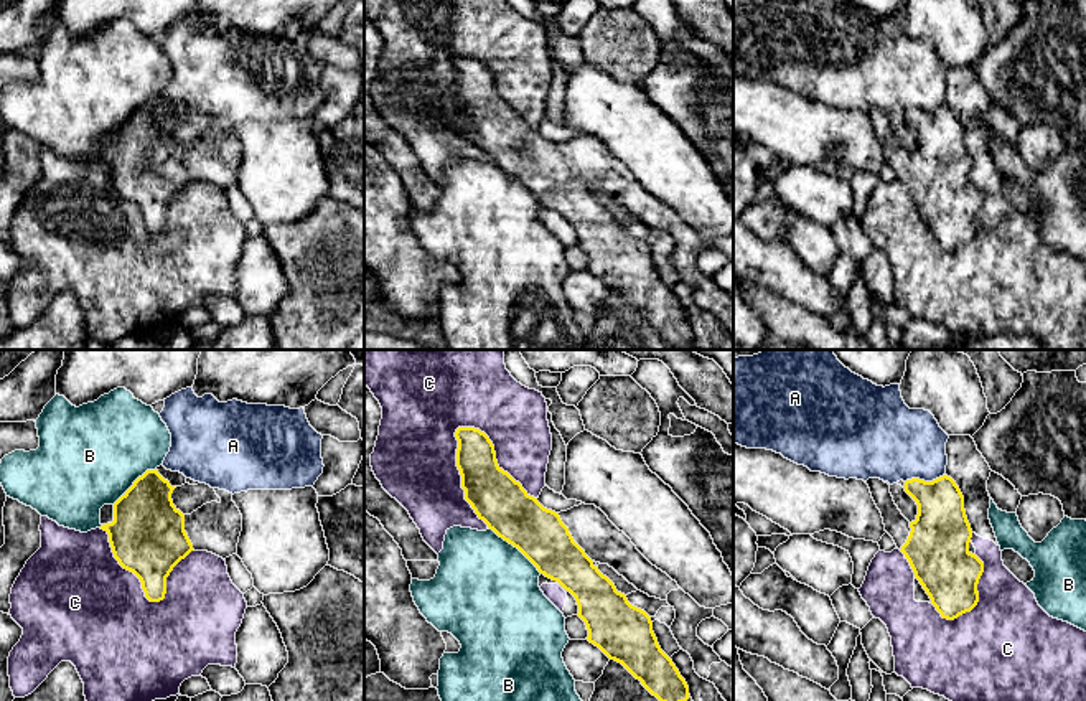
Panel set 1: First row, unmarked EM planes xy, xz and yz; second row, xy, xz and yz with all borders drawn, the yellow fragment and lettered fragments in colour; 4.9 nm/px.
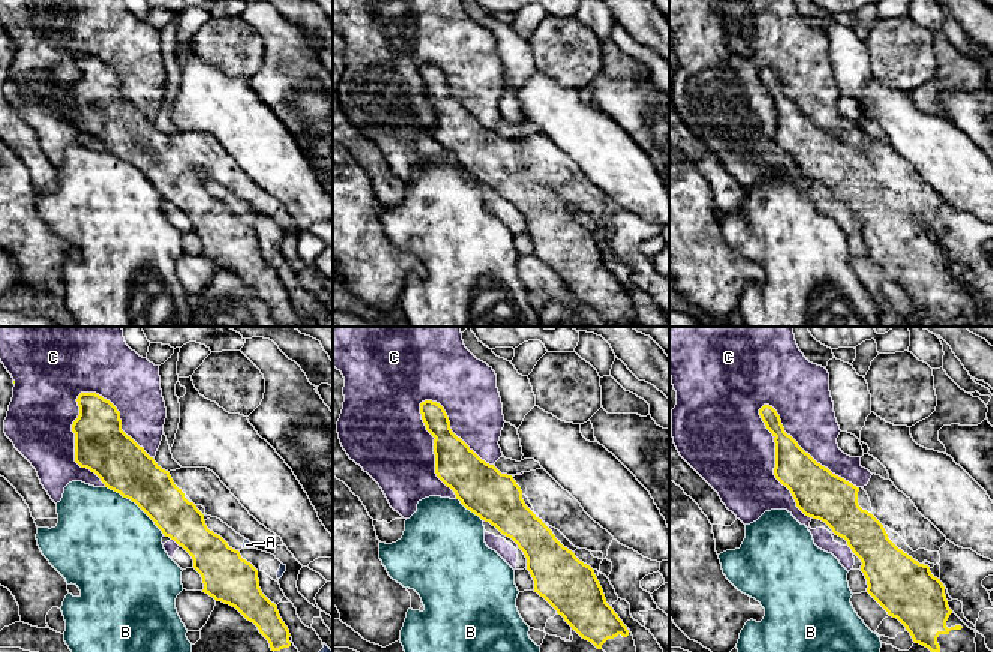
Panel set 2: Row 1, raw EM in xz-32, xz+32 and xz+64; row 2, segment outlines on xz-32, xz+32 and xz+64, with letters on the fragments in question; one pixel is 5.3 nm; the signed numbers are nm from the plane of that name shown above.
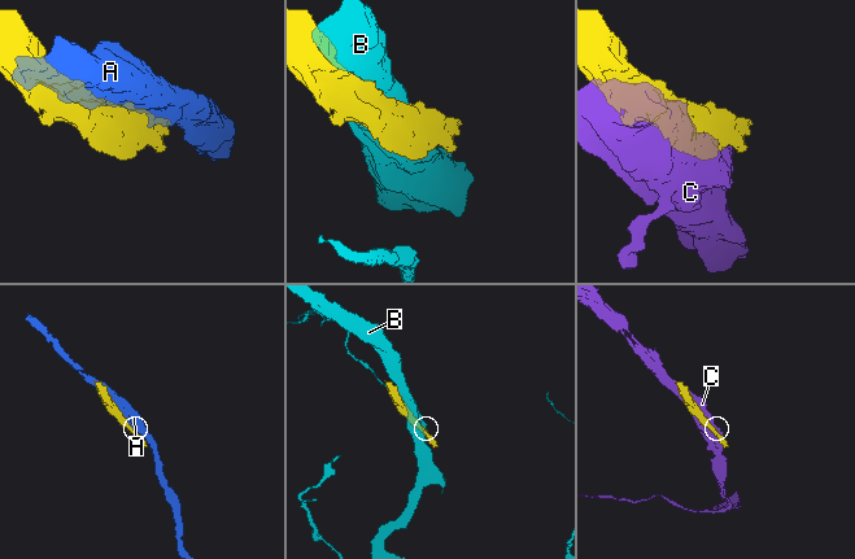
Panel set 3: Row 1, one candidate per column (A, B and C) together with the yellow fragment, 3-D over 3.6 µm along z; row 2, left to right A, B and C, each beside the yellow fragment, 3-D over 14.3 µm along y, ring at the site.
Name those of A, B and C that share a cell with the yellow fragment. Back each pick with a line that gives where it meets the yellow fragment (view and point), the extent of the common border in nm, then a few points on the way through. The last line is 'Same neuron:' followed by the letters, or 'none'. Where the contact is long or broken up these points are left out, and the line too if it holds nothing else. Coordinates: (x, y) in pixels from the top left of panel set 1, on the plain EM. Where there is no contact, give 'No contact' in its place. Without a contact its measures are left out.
Same neuron: none

